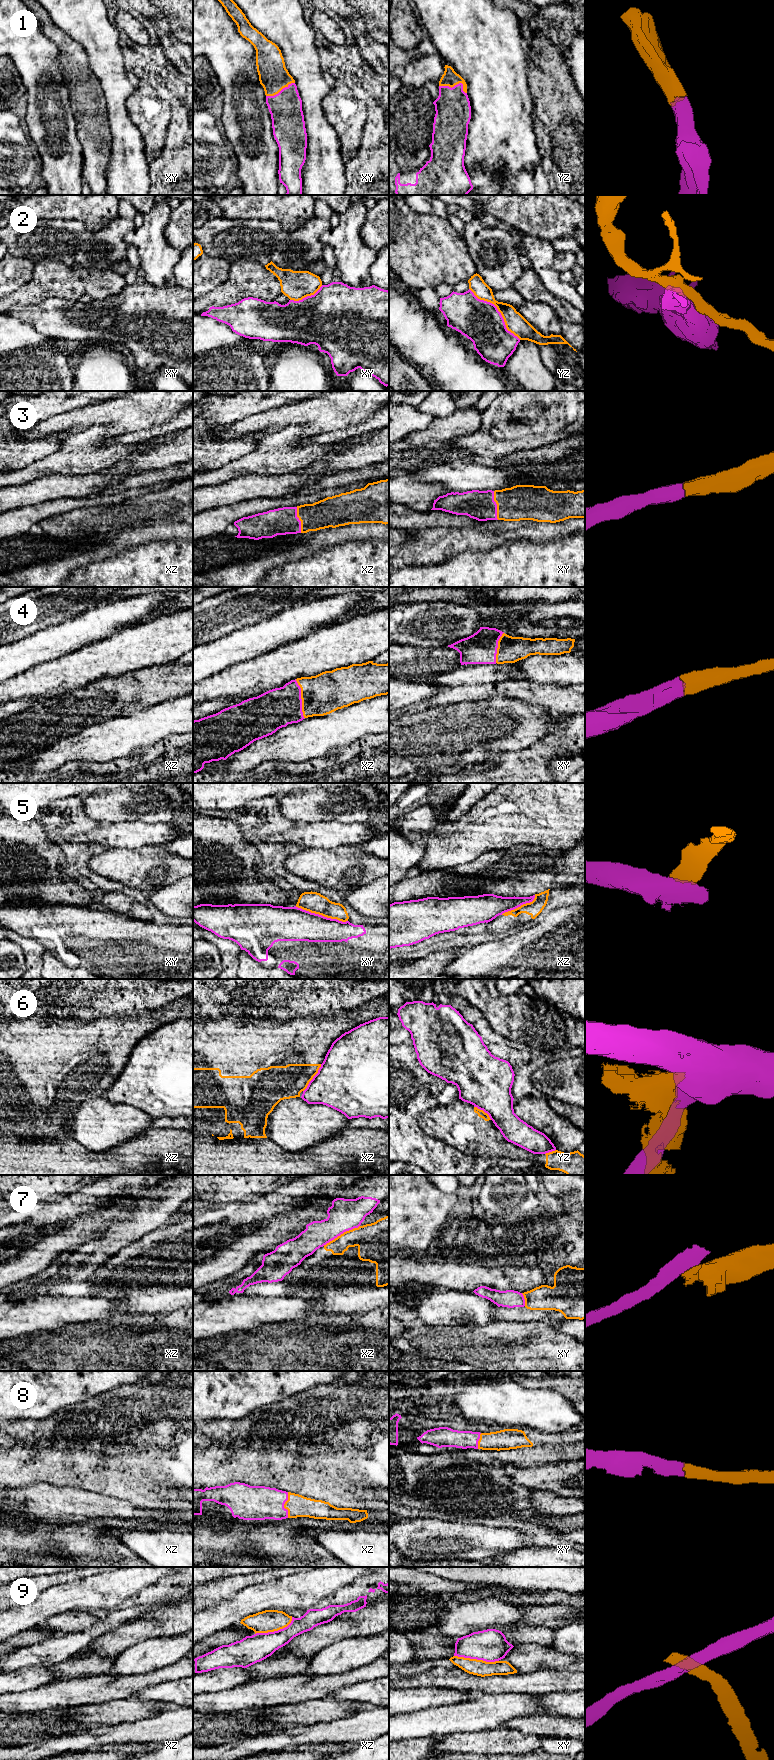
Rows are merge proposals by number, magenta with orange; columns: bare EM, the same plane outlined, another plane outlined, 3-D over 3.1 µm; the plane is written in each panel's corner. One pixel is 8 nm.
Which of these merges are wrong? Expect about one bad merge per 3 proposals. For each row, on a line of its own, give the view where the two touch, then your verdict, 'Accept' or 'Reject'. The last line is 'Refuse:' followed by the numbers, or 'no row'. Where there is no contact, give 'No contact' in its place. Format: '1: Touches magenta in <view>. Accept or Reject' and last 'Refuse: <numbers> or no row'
1: Touches magenta in yz. Accept
2: Touches magenta in yz. Reject
3: Touches magenta in xy. Accept
4: Touches magenta in xz. Accept
5: Touches magenta in xy. Reject
6: Touches magenta in xz. Reject
7: Touches magenta in xz. Reject
8: Touches magenta in xz. Accept
9: Touches magenta in xy. Reject
Refuse: 2, 5, 6, 7, 9

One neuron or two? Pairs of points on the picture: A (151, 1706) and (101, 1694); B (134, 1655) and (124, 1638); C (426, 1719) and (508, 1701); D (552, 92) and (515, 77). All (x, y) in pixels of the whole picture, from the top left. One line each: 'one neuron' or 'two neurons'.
A: two neurons
B: two neurons
C: one neuron
D: two neurons

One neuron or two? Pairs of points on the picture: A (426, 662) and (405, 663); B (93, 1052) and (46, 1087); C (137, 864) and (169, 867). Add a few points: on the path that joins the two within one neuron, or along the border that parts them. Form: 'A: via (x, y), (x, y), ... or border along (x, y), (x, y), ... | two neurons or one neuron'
A: via (421, 663), (410, 663) | one neuron
B: via (81, 1060), (72, 1061), (58, 1075) | one neuron
C: via (145, 867), (161, 867) | one neuron

